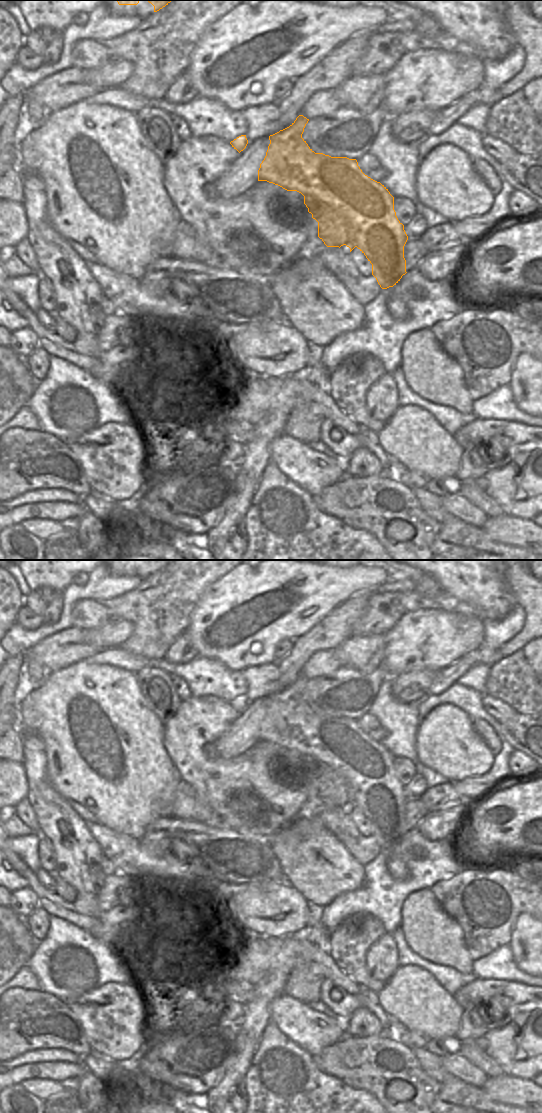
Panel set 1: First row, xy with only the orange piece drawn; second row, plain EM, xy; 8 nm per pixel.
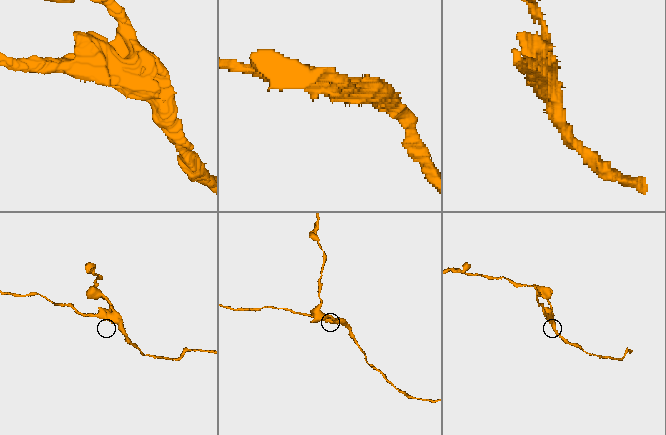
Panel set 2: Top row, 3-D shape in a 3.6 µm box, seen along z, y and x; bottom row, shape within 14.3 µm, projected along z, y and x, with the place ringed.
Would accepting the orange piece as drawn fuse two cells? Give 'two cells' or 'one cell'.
two cells

